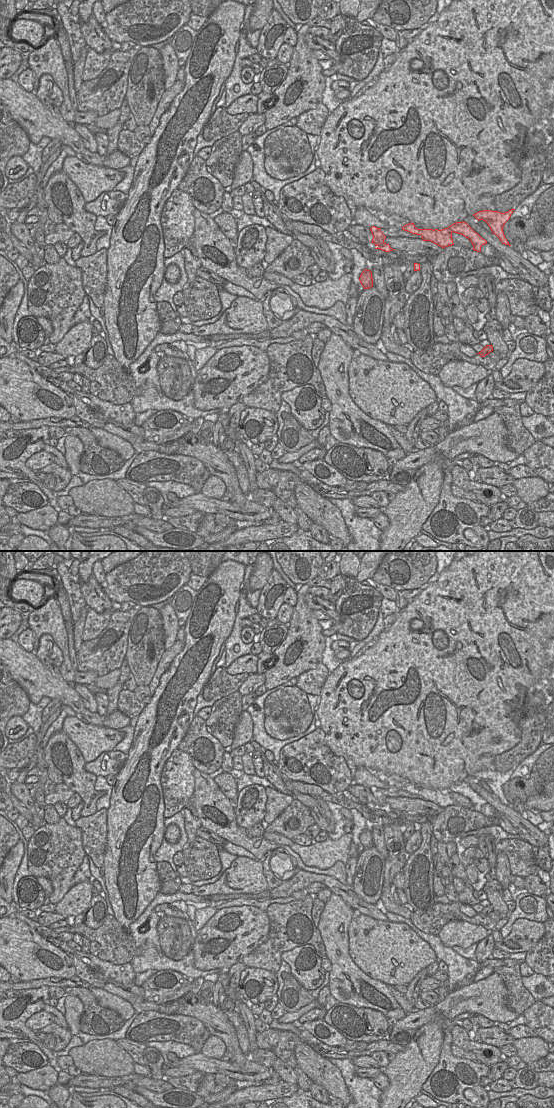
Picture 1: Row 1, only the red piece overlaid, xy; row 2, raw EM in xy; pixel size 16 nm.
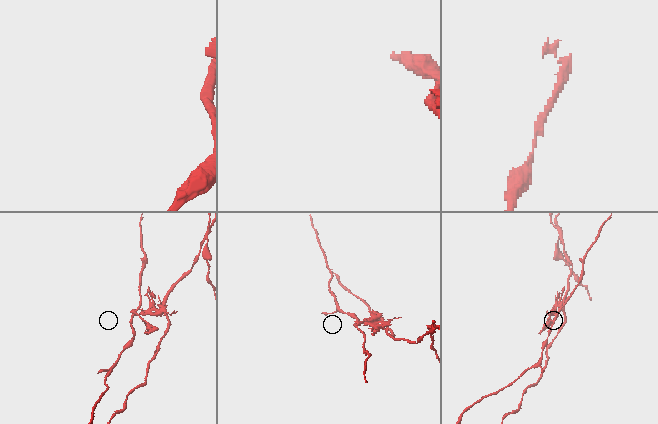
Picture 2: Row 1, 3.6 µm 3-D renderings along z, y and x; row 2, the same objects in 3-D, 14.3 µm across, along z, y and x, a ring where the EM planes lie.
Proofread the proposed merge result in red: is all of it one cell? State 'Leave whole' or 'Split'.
Split.

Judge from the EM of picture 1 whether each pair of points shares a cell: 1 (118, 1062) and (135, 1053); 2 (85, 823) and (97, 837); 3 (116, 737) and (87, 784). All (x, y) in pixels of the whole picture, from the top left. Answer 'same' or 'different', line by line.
1: different
2: same
3: different

